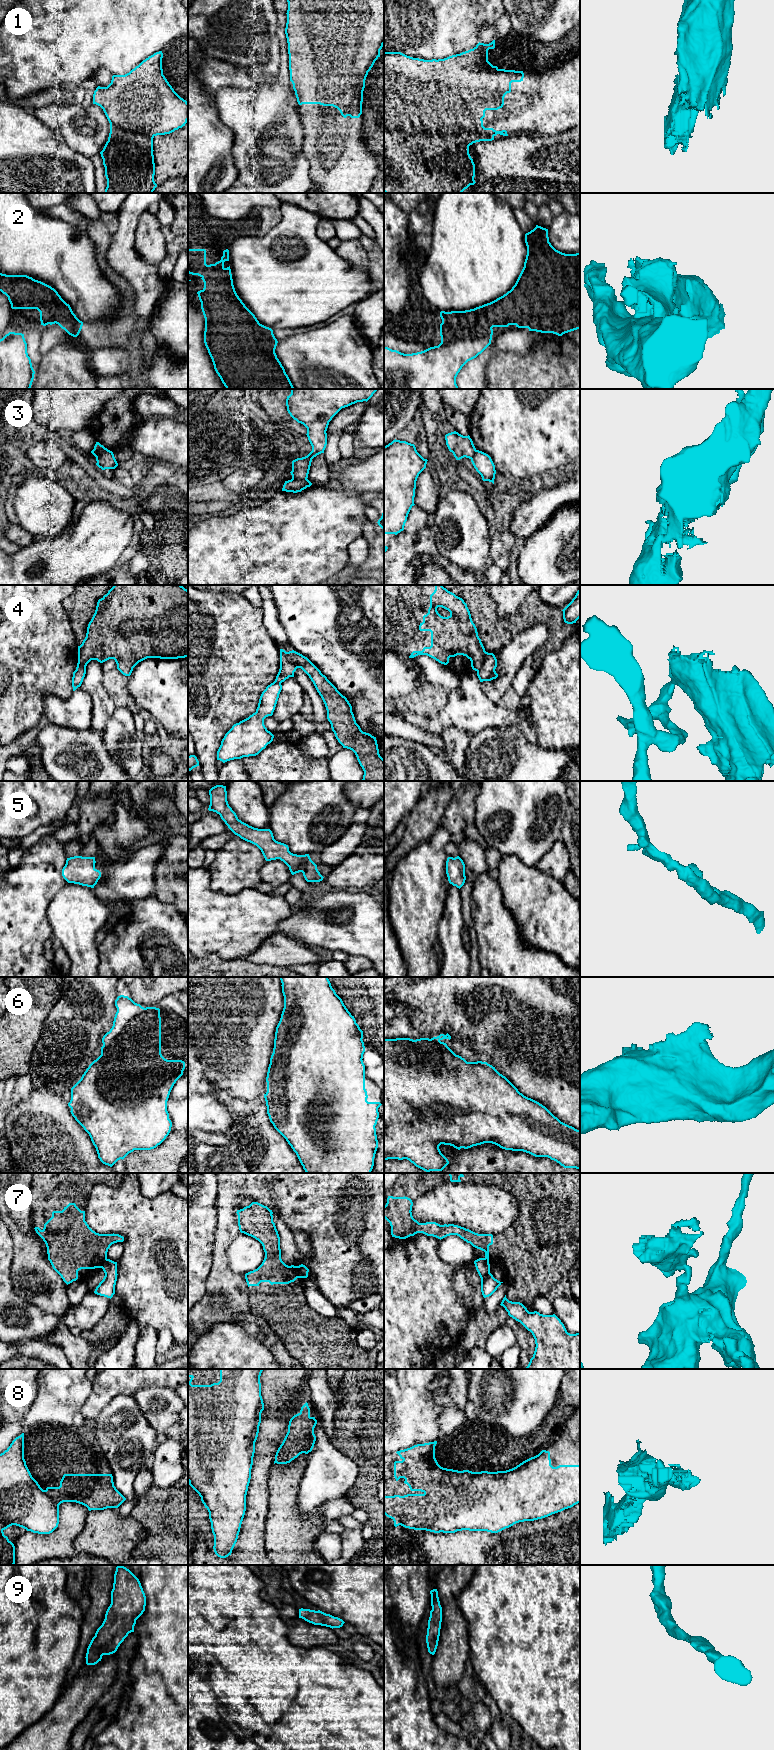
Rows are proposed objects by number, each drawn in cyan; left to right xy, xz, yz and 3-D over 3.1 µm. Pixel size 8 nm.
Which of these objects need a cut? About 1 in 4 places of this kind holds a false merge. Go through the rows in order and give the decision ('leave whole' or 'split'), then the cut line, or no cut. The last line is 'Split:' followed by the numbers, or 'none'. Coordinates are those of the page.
1: leave whole; cut none
2: leave whole; cut none
3: split; cut xy (93, 449), (109, 451)
4: split; cut yz (487, 652), (482, 665), (477, 671)
5: leave whole; cut none
6: leave whole; cut none
7: split; cut xz (297, 1266), (303, 1277)
8: leave whole; cut none
9: leave whole; cut none
Split: 3, 4, 7

